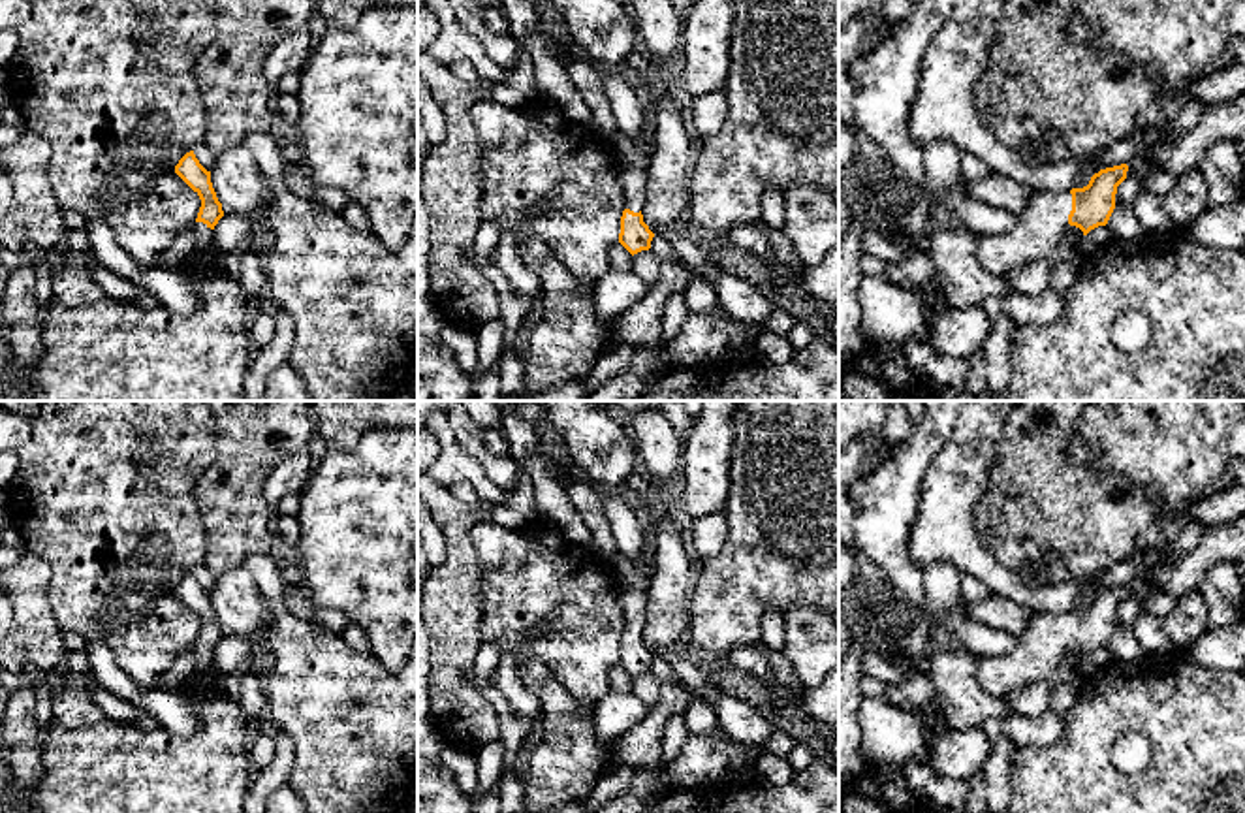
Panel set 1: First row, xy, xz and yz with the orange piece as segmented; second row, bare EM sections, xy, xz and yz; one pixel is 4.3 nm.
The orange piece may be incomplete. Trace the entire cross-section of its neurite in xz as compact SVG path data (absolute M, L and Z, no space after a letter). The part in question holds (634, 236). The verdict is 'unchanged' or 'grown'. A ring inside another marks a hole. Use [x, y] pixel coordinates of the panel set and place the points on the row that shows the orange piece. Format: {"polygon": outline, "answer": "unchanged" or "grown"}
{"polygon": "M615 137L607 139L607 145L613 149L615 156L617 156L617 173L619 173L619 183L622 186L624 192L624 211L621 216L621 233L619 233L619 243L634 256L641 250L649 250L651 248L651 241L654 237L654 233L649 230L649 226L643 222L643 203L645 203L645 188L647 188L647 171L645 167L639 167L628 160L624 160L617 151L615 151Z", "answer": "grown"}

